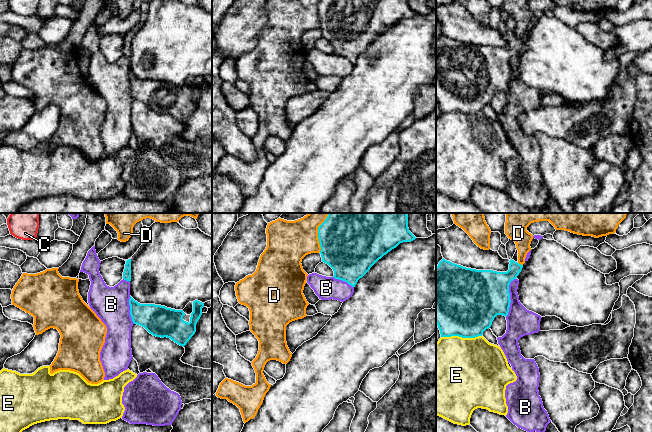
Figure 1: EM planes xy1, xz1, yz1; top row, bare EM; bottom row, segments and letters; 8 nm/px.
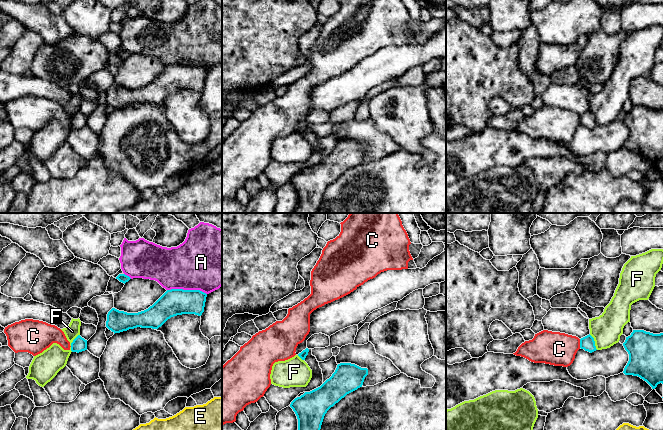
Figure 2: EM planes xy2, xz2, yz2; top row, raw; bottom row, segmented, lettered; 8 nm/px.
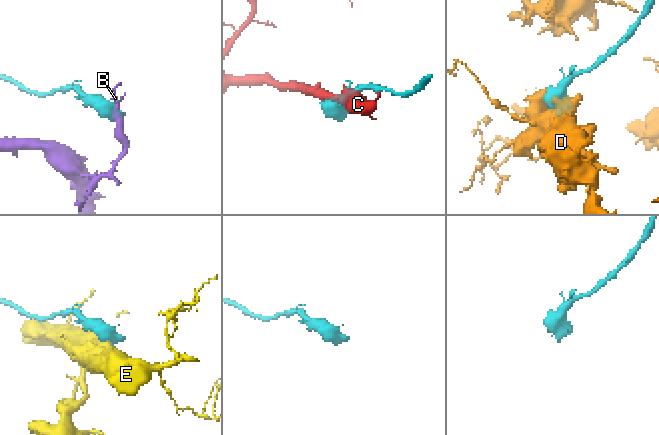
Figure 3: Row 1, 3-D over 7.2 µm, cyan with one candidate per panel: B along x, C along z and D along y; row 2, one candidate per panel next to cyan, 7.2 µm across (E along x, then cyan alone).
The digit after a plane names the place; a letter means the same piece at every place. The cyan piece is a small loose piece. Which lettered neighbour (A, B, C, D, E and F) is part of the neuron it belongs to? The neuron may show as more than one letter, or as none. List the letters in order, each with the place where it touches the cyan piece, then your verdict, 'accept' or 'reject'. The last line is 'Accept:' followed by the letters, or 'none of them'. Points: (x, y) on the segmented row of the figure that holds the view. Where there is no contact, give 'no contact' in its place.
A: xy2 (187, 290) | reject
B: yz1 (509, 297) | reject
C: yz2 (580, 343) | reject
D: xz1 (318, 233) | reject
E: yz1 (461, 336) | reject
F: yz2 (594, 342) | reject
Accept: none of them

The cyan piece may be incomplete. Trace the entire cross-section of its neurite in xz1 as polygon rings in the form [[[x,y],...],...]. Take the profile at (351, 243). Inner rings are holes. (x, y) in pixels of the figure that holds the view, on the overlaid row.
[[[328,213],[325,221],[318,227],[318,239],[321,247],[322,262],[334,271],[334,278],[355,287],[370,268],[384,255],[400,243],[411,242],[416,237],[409,231],[407,213]]]

